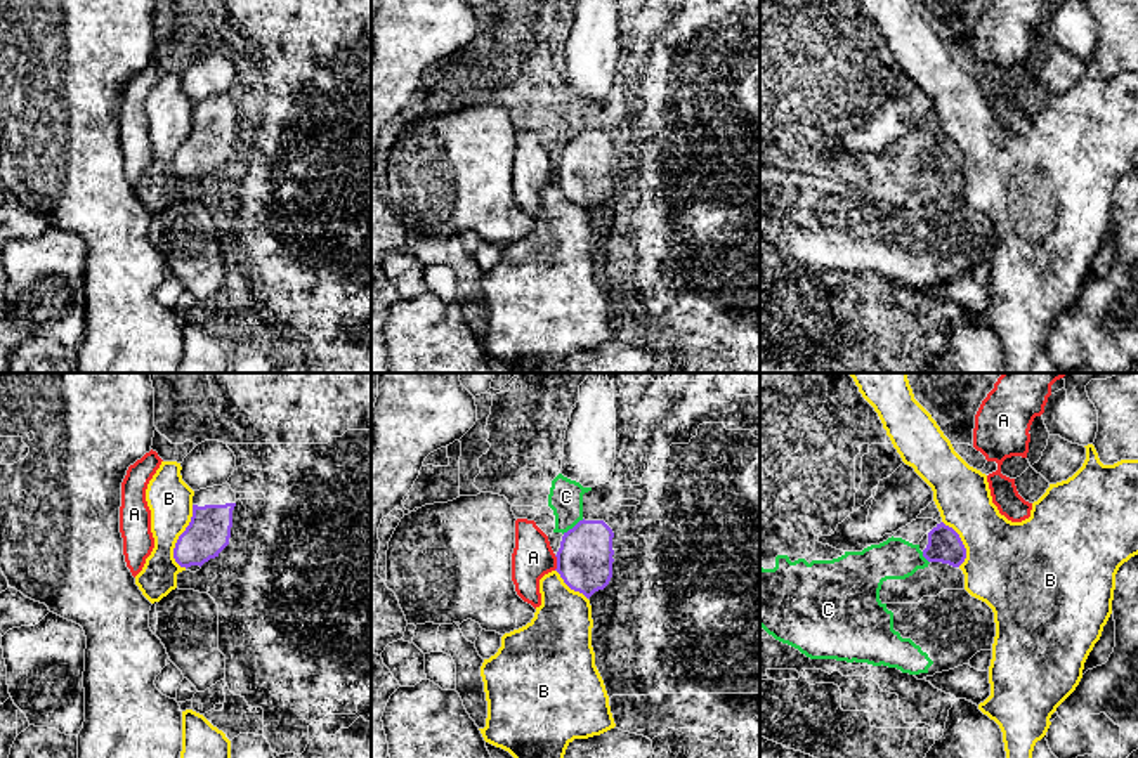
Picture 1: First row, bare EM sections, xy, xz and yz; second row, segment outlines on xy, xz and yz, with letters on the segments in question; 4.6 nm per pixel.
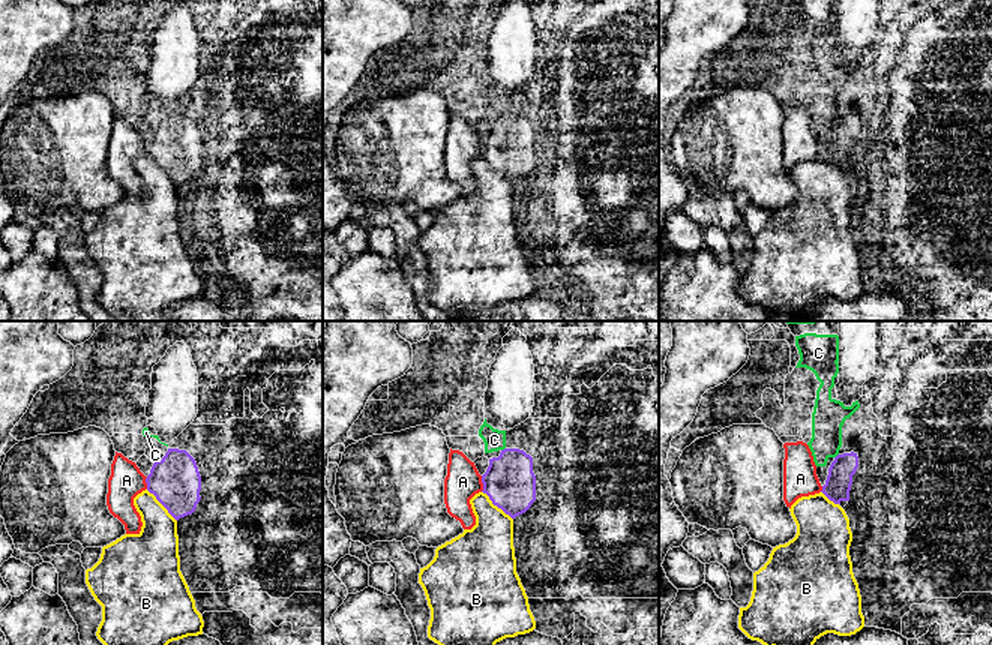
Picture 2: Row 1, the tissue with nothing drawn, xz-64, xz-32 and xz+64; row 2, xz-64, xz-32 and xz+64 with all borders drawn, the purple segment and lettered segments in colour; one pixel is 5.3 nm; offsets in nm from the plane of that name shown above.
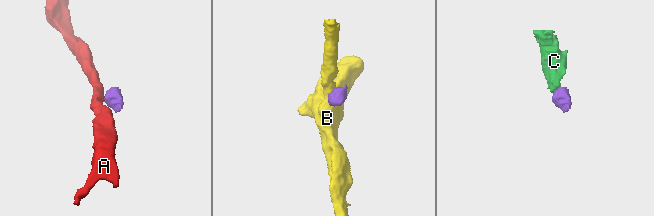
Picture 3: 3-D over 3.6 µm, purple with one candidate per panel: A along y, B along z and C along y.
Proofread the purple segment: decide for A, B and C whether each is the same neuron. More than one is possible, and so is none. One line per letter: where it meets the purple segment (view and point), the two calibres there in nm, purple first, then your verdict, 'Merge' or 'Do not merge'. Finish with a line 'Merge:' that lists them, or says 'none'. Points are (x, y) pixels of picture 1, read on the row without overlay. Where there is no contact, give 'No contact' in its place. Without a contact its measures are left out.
A: Touches purple at xz (557, 174). Thickness 260 nm (purple) against 190 nm. Do not merge
B: Touches purple at xy (179, 148). Thickness 200 nm (purple) against 200 nm. Do not merge
C: Touches purple at xz (575, 137). Thickness 260 nm (purple) against 160 nm. Do not merge
Merge: none

